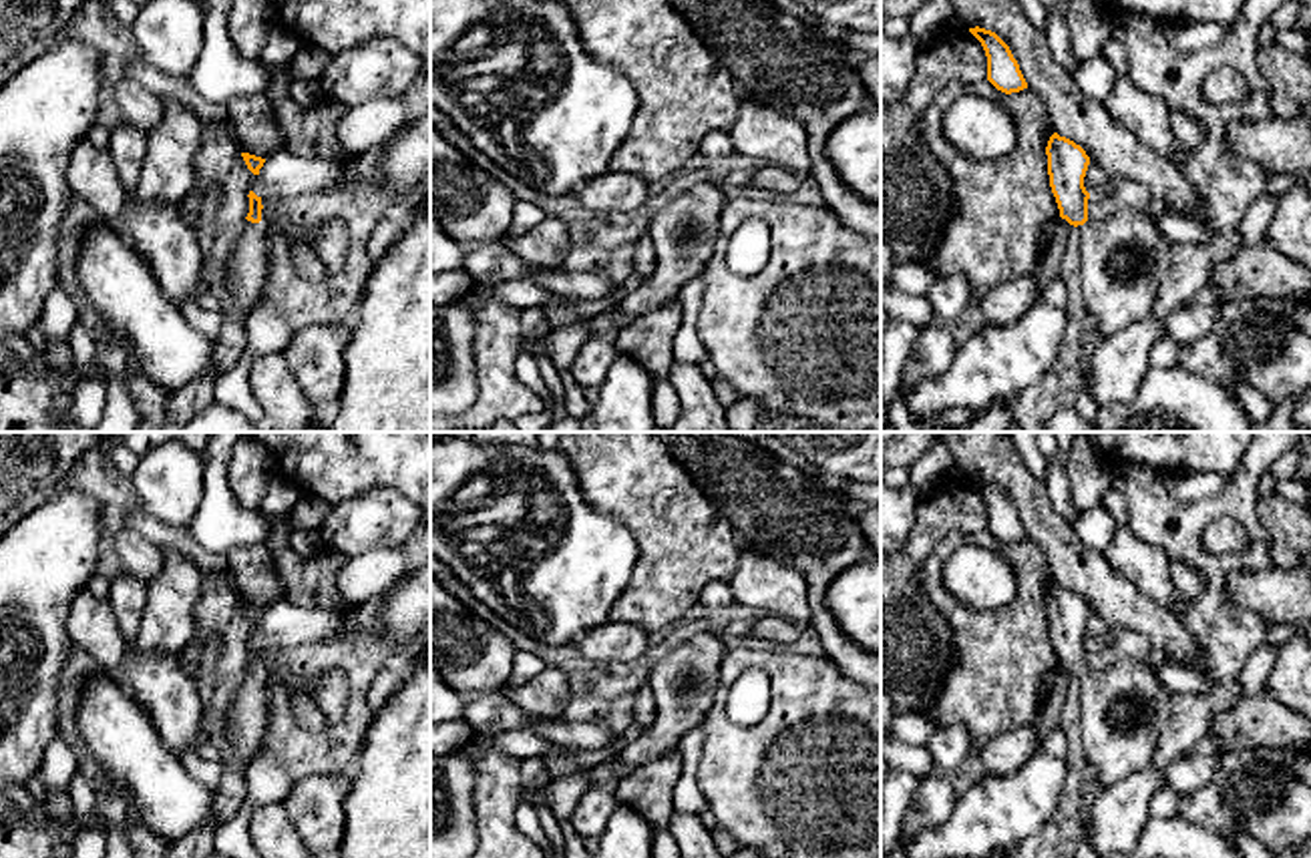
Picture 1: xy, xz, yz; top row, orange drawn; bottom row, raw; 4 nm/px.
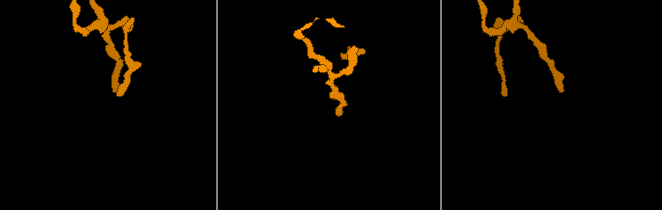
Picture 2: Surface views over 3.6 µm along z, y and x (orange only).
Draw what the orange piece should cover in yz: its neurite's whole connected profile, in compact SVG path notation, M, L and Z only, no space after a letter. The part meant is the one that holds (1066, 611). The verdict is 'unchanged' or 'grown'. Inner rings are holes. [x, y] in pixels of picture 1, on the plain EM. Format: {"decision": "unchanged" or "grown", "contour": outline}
{"decision": "grown", "contour": "M1058 583L1050 587L1046 605L1060 667L1082 679L1084 754L1106 790L1150 768L1174 693L1156 677L1148 659L1122 657L1110 669L1090 671L1090 643L1084 637L1090 607Z"}

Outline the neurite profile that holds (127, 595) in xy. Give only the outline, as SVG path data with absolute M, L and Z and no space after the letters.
M121 573L111 579L109 597L117 625L125 641L133 641L141 629L141 619L149 599L149 583L135 575Z

